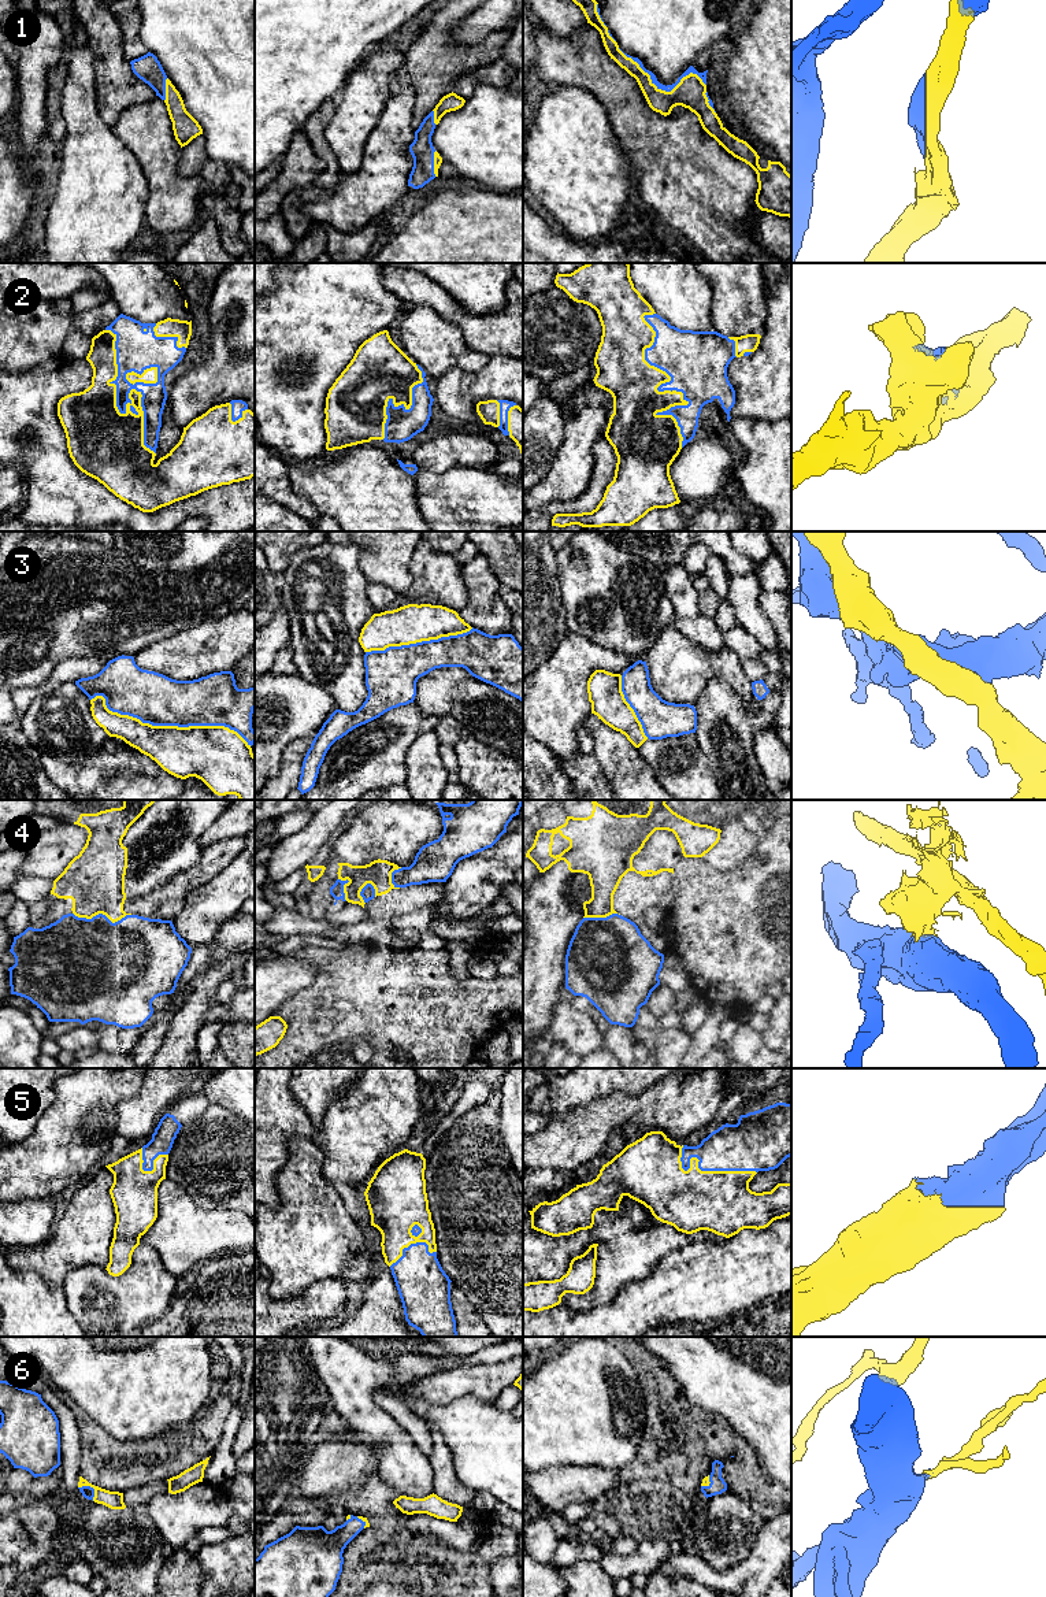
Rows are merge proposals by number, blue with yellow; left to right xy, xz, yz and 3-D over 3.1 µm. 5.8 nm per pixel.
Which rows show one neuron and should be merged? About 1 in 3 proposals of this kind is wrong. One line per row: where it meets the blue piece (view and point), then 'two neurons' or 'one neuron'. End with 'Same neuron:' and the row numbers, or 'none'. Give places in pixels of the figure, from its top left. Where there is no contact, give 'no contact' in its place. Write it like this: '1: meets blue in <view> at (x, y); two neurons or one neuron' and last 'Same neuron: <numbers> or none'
1: meets blue in yz at (661, 89); one neuron
2: meets blue in xy at (125, 410); one neuron
3: meets blue in xy at (169, 725); two neurons
4: meets blue in xy at (101, 914); two neurons
5: meets blue in yz at (703, 1170); one neuron
6: meets blue in xy at (92, 1488); one neuron
Same neuron: 1, 2, 5, 6

